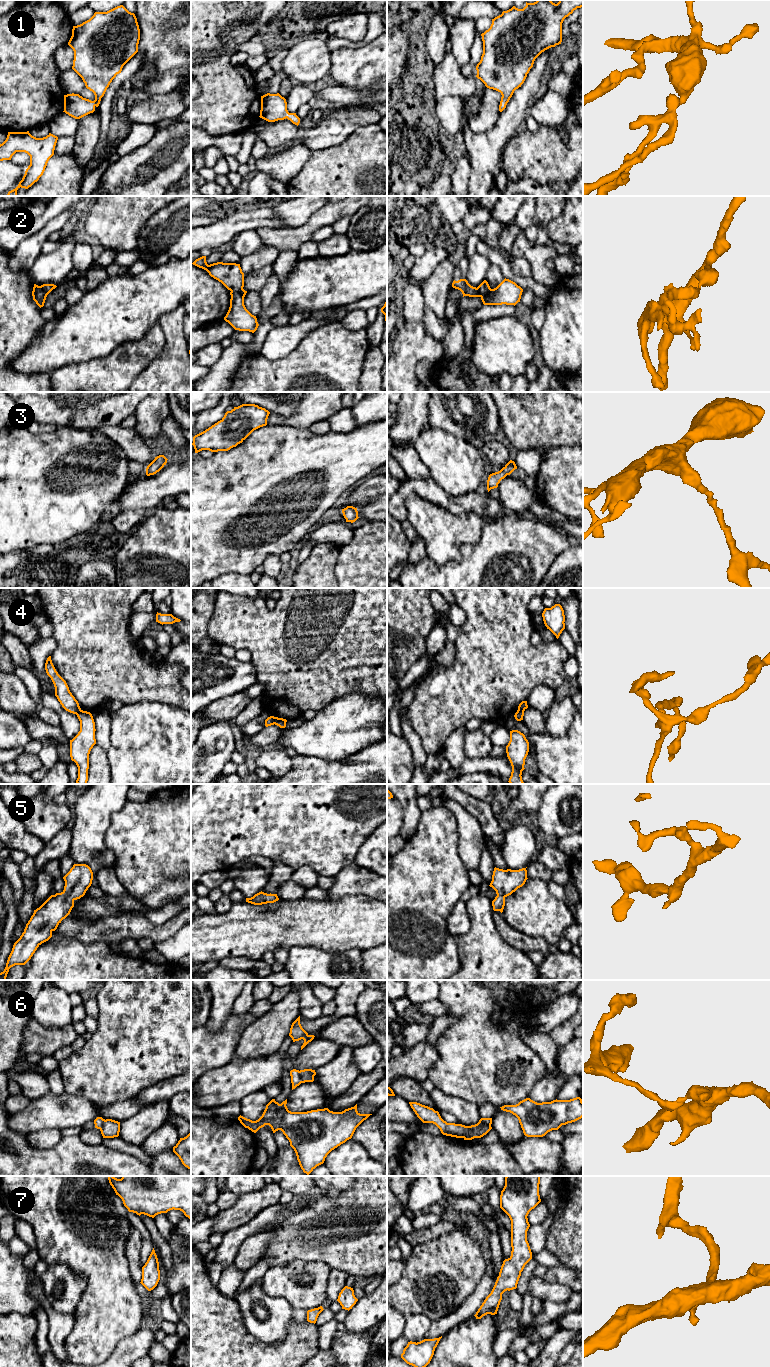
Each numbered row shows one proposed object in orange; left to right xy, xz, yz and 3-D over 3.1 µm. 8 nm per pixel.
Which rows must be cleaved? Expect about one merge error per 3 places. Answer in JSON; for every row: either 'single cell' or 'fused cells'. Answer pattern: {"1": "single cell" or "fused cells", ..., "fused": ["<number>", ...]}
{"1": "single cell", "2": "fused cells", "3": "single cell", "4": "fused cells", "5": "single cell", "6": "fused cells", "7": "single cell", "fused": ["2", "4", "6"]}

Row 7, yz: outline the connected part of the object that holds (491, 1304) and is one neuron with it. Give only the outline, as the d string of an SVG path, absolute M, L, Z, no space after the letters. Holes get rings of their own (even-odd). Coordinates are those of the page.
M505 1177L505 1186L500 1195L500 1208L511 1220L511 1256L503 1261L491 1293L474 1315L476 1319L481 1319L487 1314L497 1314L502 1294L507 1290L517 1288L521 1272L532 1259L532 1252L527 1241L527 1231L530 1227L527 1216L541 1202L540 1177Z

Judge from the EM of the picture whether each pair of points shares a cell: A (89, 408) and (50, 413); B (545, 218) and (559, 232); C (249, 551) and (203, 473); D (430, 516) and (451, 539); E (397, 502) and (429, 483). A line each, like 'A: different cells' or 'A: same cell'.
A: same cell
B: different cells
C: same cell
D: same cell
E: same cell

